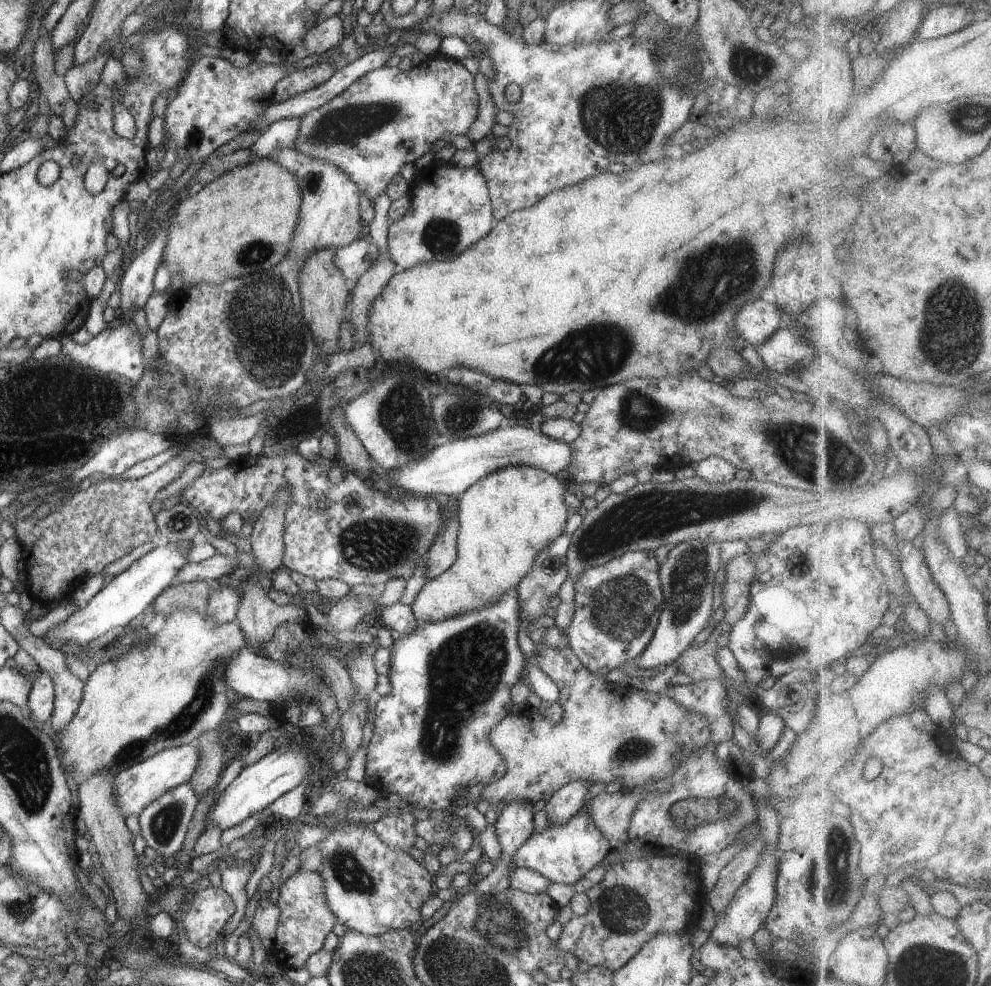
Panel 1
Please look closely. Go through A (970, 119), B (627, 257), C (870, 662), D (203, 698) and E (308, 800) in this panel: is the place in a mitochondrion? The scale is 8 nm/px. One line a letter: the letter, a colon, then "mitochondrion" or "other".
A: mitochondrion
B: other
C: other
D: mitochondrion
E: other

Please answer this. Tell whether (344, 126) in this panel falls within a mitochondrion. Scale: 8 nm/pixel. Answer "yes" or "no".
yes

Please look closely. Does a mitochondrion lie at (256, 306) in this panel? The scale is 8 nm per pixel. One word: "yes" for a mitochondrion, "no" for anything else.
yes

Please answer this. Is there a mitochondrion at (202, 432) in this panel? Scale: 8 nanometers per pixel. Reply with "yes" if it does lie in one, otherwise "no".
no

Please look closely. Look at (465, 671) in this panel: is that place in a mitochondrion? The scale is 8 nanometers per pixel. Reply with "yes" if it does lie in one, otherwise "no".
yes

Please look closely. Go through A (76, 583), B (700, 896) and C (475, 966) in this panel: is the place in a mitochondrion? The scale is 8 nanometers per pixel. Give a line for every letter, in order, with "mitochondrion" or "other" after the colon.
A: other
B: other
C: mitochondrion

